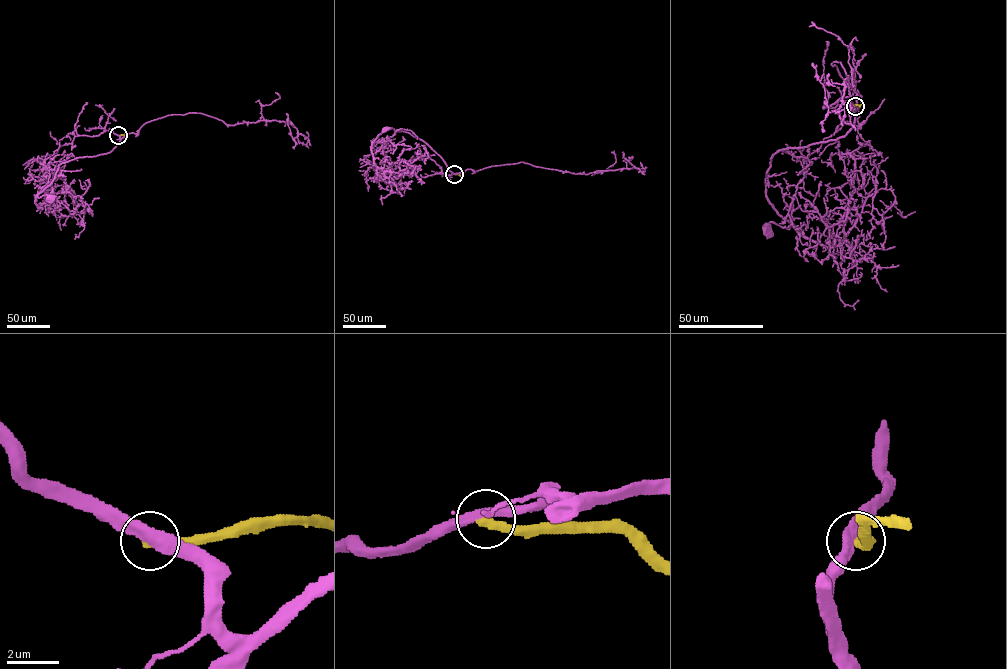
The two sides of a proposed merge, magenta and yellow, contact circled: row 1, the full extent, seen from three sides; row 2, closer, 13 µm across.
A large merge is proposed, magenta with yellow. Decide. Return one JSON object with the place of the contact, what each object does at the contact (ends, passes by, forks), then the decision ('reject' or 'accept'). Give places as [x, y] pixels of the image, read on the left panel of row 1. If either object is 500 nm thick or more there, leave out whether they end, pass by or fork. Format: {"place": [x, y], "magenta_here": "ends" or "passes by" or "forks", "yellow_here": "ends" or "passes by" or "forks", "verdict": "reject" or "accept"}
{"place": [118, 135], "magenta_here": "passes by", "yellow_here": "ends", "verdict": "reject"}

